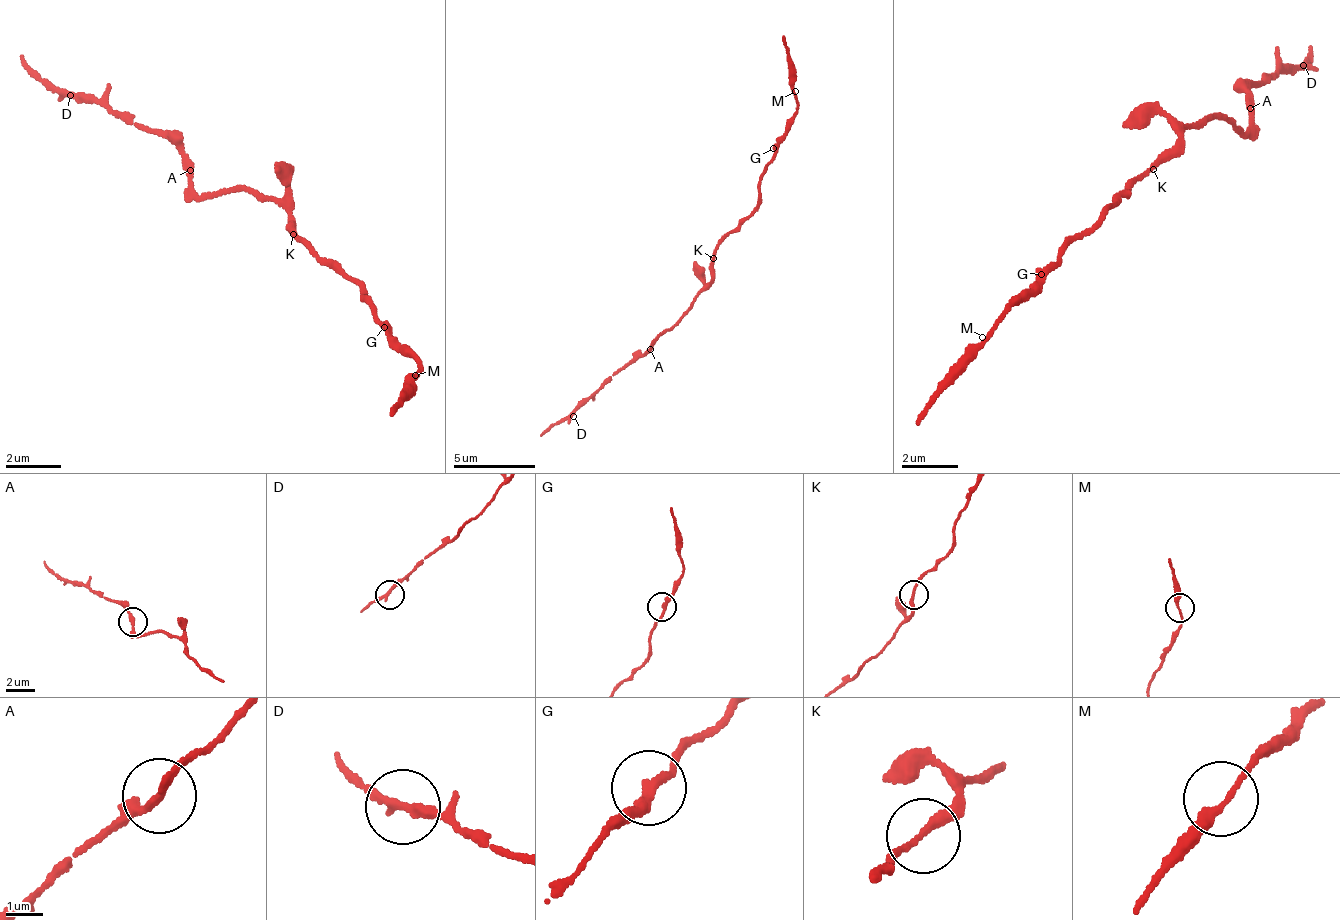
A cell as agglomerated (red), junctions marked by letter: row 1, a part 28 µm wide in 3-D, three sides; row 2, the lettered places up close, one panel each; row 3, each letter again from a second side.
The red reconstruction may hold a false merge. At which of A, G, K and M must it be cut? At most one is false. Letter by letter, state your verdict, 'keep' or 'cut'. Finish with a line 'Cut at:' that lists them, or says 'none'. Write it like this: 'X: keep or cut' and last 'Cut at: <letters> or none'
A: keep
G: keep
K: keep
M: keep
Cut at: none

